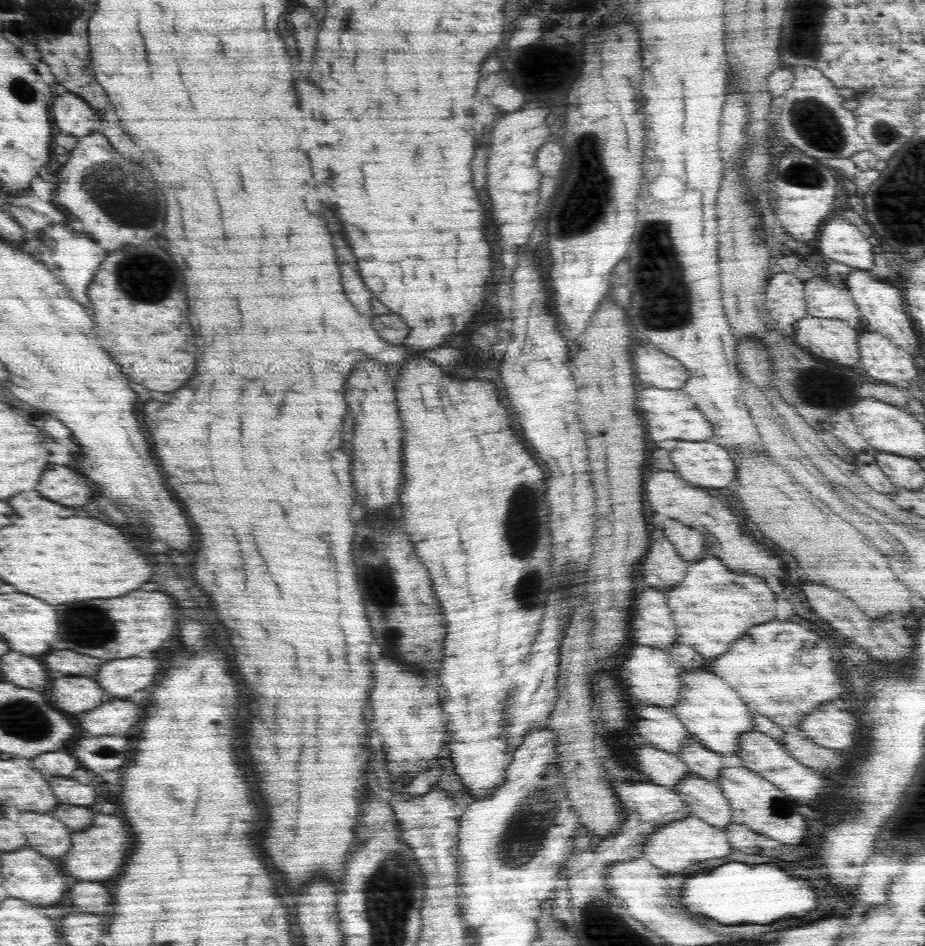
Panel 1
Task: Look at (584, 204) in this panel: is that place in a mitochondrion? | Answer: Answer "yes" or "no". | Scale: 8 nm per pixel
yes

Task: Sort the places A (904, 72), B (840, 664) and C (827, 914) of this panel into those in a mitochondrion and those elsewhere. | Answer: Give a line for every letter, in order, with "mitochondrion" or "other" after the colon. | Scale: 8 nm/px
A: other
B: other
C: other

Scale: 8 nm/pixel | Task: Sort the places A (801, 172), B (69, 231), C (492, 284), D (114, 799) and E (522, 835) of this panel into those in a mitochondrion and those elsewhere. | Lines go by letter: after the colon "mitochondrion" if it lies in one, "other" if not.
A: mitochondrion
B: other
C: other
D: other
E: mitochondrion

